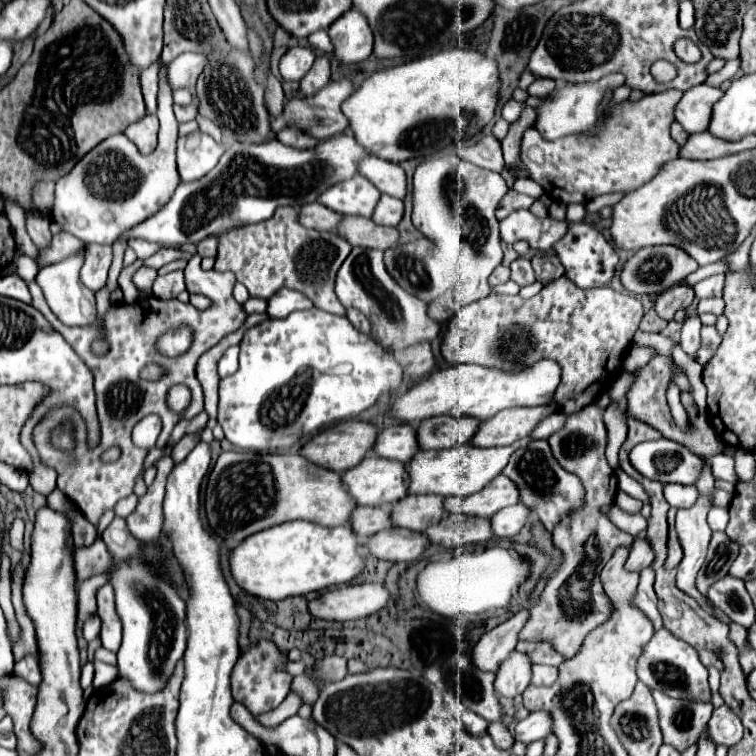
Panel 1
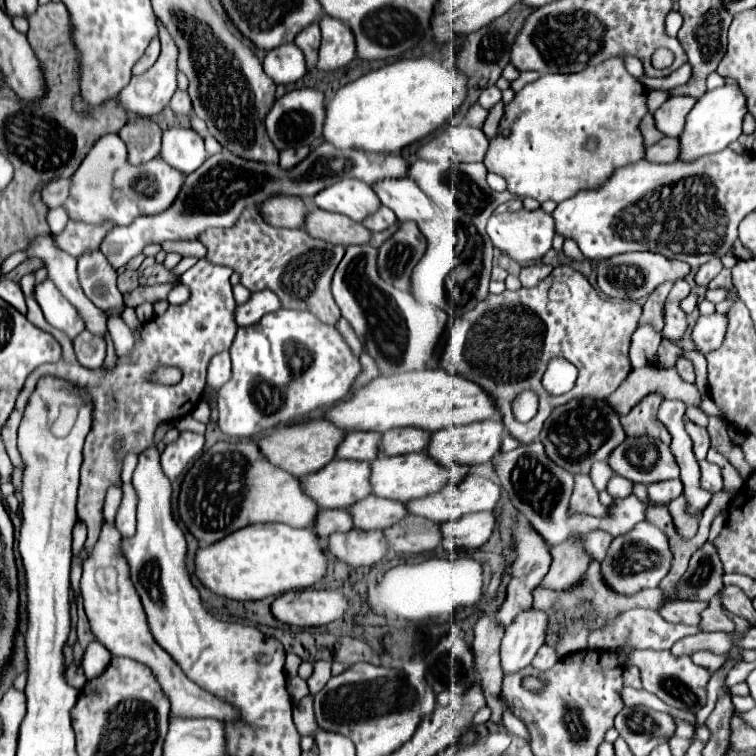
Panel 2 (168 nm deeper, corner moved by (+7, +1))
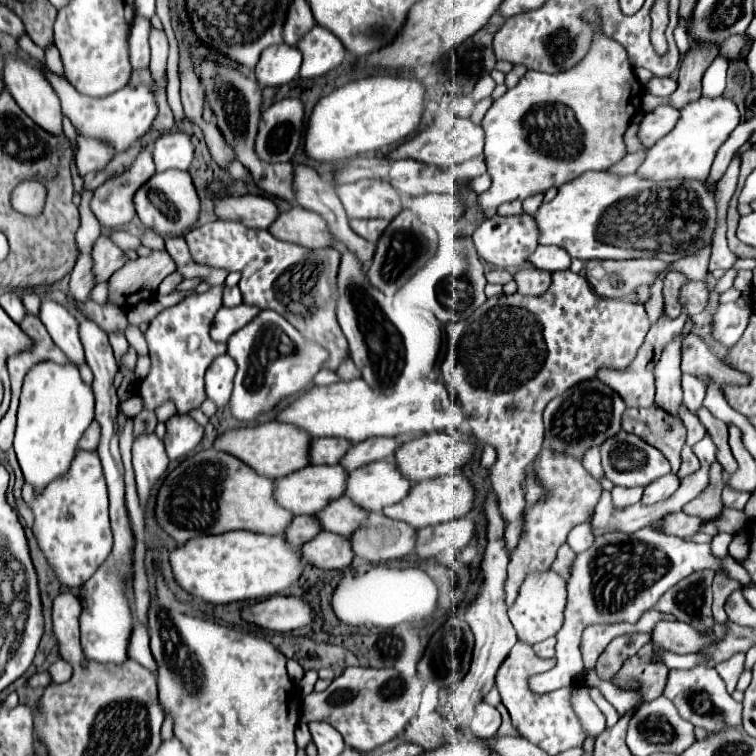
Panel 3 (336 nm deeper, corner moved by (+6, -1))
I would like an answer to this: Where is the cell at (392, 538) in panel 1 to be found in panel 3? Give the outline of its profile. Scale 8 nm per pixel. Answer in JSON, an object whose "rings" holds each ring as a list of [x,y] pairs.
{"rings":[[[329,532],[317,534],[317,538],[301,546],[299,554],[311,566],[321,570],[341,570],[347,568],[353,560],[353,552],[349,550],[349,540],[345,536]]]}

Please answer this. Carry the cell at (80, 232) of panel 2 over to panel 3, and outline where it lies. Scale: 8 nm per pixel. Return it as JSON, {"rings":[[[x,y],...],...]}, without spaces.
{"rings":[[[145,148],[127,172],[99,186],[91,200],[91,210],[101,226],[115,228],[135,216],[133,196],[155,174],[151,150]]]}

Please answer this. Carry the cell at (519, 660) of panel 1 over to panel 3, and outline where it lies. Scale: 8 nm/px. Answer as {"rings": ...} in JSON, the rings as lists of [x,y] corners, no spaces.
{"rings":[[[553,570],[527,574],[513,606],[509,608],[509,620],[517,632],[517,638],[535,644],[549,636],[555,636],[563,622],[565,604],[567,604],[567,588],[565,588],[565,580],[559,574],[555,574]]]}

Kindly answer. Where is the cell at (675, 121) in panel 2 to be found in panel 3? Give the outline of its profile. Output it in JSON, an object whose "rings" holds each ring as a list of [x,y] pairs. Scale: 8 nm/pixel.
{"rings":[[[657,106],[655,110],[647,112],[639,122],[639,130],[637,130],[639,142],[645,148],[653,146],[653,142],[663,138],[669,130],[673,130],[677,118],[679,118],[679,110],[673,110],[671,106]]]}

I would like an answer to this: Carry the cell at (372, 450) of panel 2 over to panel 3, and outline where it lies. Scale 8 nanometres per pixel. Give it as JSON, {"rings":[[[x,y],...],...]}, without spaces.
{"rings":[[[311,438],[309,462],[313,464],[337,464],[339,458],[349,450],[349,442],[341,438]]]}

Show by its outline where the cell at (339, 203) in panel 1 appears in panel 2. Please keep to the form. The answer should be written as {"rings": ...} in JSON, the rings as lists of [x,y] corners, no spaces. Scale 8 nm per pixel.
{"rings":[[[340,180],[330,188],[324,188],[324,192],[318,192],[314,204],[322,210],[346,214],[352,220],[362,222],[380,206],[380,200],[362,180]]]}

